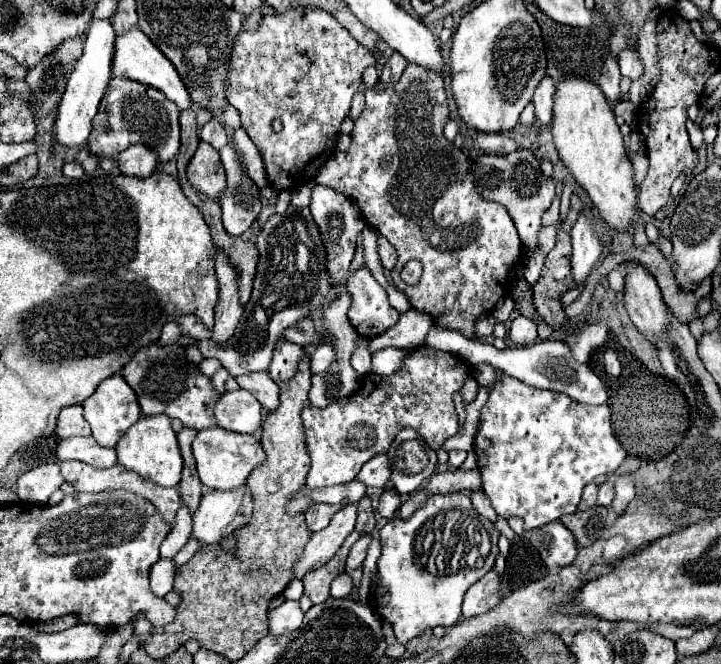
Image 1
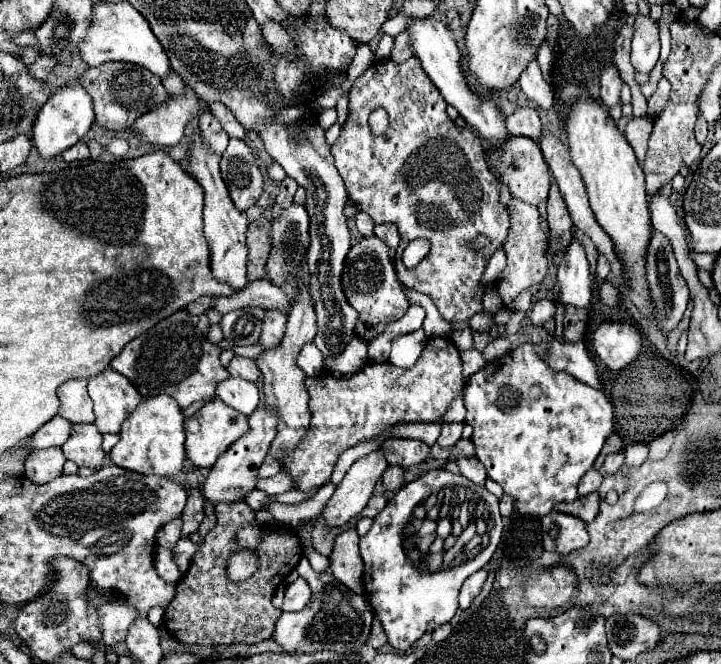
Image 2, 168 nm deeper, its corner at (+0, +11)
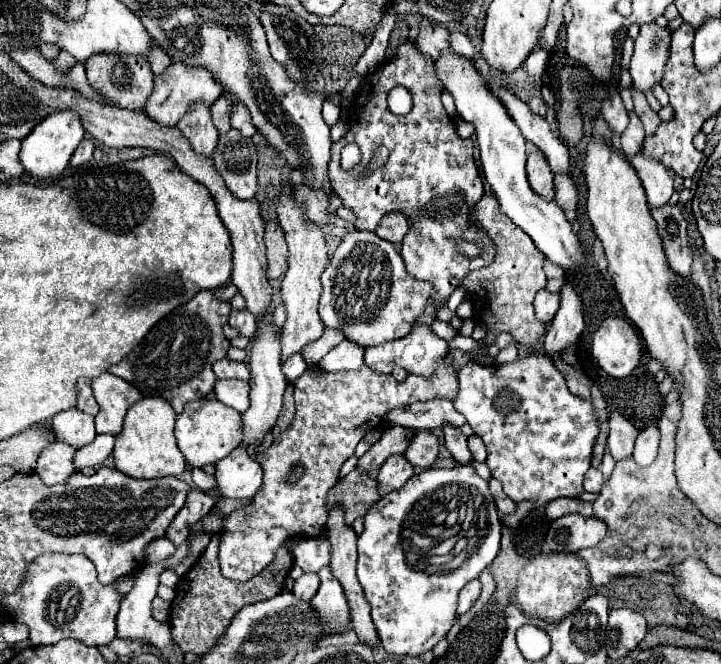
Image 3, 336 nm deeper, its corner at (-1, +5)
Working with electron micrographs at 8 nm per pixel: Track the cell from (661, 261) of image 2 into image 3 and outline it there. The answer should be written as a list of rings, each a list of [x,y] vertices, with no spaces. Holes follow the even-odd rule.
[[[665,206],[665,210],[651,210],[659,226],[663,250],[669,268],[681,276],[691,278],[691,252],[687,248],[687,222],[677,206]]]

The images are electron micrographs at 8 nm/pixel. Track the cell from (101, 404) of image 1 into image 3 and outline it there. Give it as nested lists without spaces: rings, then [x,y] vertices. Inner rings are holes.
[[[109,372],[97,376],[91,384],[93,396],[99,404],[99,414],[95,416],[97,434],[113,434],[117,436],[123,430],[123,418],[127,410],[141,400],[137,388],[133,388],[123,378],[117,378]]]

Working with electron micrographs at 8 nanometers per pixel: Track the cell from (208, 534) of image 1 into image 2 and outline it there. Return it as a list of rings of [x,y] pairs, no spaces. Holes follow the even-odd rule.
[[[262,400],[258,404],[256,412],[252,412],[252,416],[248,416],[248,424],[250,424],[248,434],[244,434],[240,440],[236,440],[236,444],[232,444],[232,448],[228,448],[228,452],[224,452],[224,456],[220,456],[220,460],[216,460],[214,468],[210,470],[210,474],[206,478],[204,496],[212,504],[244,500],[244,494],[254,490],[254,486],[256,486],[258,468],[260,468],[264,456],[268,454],[272,436],[276,436],[276,416],[272,416],[272,412],[268,412],[268,408],[264,408],[264,400]]]

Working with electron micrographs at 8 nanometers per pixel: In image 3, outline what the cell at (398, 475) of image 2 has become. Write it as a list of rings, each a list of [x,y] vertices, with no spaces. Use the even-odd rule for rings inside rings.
[[[393,456],[385,462],[385,466],[381,466],[379,476],[377,476],[377,486],[381,488],[381,494],[389,494],[393,490],[399,490],[411,476],[413,476],[413,468],[409,466],[409,462],[405,462],[405,456]]]

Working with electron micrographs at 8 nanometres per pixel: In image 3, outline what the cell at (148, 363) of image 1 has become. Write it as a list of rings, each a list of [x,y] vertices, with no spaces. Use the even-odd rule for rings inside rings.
[[[203,290],[195,294],[191,302],[157,322],[147,338],[131,350],[131,356],[127,354],[121,362],[109,366],[109,372],[133,384],[143,396],[161,396],[169,400],[175,412],[181,414],[187,402],[205,398],[217,382],[213,364],[225,358],[229,348],[229,340],[221,332],[229,314],[231,304],[219,302],[213,292]]]

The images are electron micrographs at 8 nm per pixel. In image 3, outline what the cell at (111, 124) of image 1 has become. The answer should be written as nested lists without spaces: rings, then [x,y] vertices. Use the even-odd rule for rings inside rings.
[[[97,54],[97,58],[89,58],[89,62],[85,62],[85,70],[89,86],[107,100],[111,100],[115,106],[133,112],[145,110],[145,104],[153,92],[153,72],[145,58],[121,58],[119,54]]]

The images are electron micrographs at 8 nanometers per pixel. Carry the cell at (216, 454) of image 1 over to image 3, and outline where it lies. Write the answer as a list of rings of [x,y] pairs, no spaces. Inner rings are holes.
[[[203,398],[201,402],[189,402],[189,406],[177,416],[175,438],[187,464],[203,468],[227,458],[241,444],[241,414],[217,400]]]

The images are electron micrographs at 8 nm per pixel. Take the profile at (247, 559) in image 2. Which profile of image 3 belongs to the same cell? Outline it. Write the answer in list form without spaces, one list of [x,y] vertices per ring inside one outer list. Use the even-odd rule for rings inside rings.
[[[451,356],[441,358],[435,374],[409,374],[403,382],[397,382],[391,374],[379,374],[369,366],[335,374],[315,366],[297,378],[293,382],[297,408],[293,426],[281,440],[273,440],[265,454],[257,456],[263,468],[261,492],[251,506],[229,514],[225,520],[219,548],[221,574],[233,582],[247,582],[267,568],[285,538],[319,536],[327,522],[327,492],[337,484],[339,468],[353,456],[361,436],[381,426],[393,408],[407,408],[415,402],[437,398],[453,402],[459,392],[457,380],[457,368]]]

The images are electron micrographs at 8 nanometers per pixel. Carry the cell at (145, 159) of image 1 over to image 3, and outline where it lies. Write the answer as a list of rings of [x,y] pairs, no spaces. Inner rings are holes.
[[[177,62],[177,64],[171,64],[169,70],[161,74],[161,78],[155,78],[155,88],[153,88],[153,94],[149,96],[145,112],[151,120],[155,120],[161,126],[177,126],[177,122],[197,102],[211,106],[221,94],[223,90],[221,86],[217,86],[217,82],[213,82],[213,78],[209,78],[209,70],[201,70],[201,68],[193,68],[193,66],[185,66],[183,62]]]

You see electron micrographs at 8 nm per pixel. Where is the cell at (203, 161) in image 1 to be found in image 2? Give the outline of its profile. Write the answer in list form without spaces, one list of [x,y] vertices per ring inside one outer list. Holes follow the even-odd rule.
[[[206,110],[206,112],[200,114],[200,130],[202,130],[202,140],[204,140],[204,144],[206,144],[210,150],[222,154],[224,148],[228,146],[230,136],[224,132],[224,128],[222,128],[220,122],[216,120],[216,116],[212,116],[210,110]]]

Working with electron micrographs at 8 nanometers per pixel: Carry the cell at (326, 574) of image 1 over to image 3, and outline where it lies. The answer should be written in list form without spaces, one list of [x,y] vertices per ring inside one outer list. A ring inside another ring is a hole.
[[[353,470],[343,480],[339,480],[335,488],[329,490],[327,512],[331,512],[333,506],[341,506],[345,514],[345,522],[349,522],[351,526],[355,518],[363,518],[367,510],[379,500],[381,500],[381,494],[377,490],[377,482],[371,476],[361,478],[361,474]]]

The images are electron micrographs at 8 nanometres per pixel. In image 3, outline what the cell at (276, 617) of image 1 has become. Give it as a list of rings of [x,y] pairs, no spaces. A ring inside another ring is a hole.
[[[303,574],[299,580],[295,580],[295,586],[293,586],[293,594],[299,598],[299,600],[311,600],[315,594],[317,594],[317,588],[319,588],[319,578],[317,574]]]

